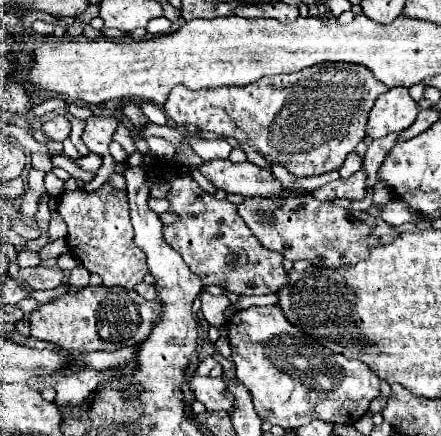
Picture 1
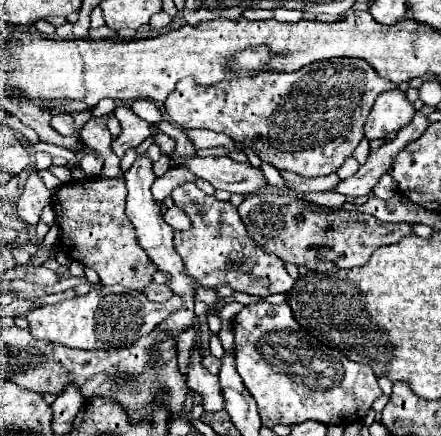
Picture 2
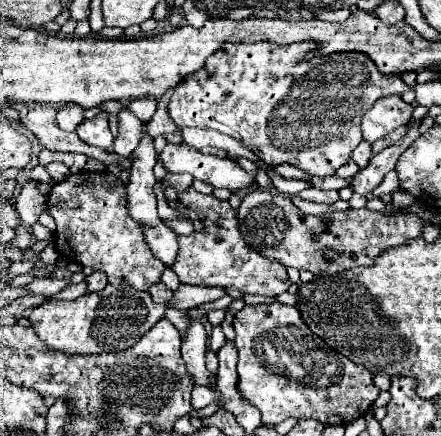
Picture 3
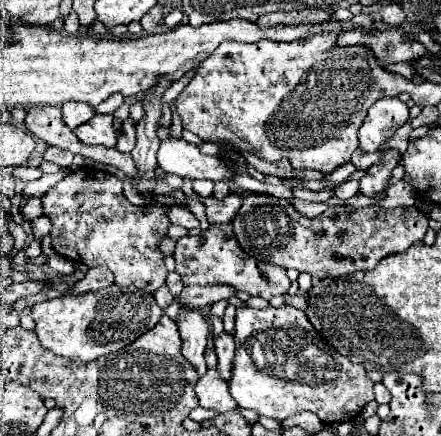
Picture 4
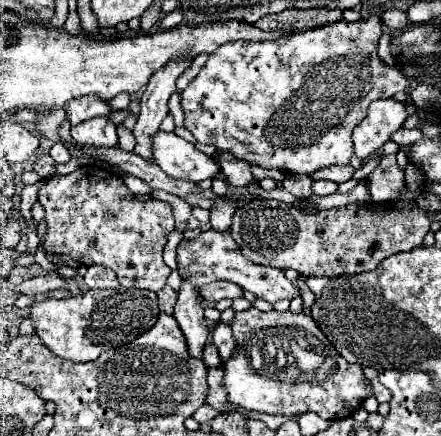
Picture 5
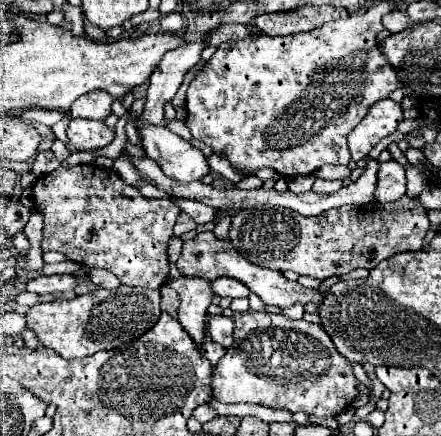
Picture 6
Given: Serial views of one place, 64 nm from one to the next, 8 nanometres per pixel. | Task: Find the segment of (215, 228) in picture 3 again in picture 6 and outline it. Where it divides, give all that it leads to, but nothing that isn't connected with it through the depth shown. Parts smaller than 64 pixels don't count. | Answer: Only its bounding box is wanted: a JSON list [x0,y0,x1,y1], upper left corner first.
[176,232,338,308]

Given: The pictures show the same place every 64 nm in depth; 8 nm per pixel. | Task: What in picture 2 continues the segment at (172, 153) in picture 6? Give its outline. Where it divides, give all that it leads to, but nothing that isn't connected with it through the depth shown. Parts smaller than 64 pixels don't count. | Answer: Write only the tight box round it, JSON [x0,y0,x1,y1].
[178,158,268,194]

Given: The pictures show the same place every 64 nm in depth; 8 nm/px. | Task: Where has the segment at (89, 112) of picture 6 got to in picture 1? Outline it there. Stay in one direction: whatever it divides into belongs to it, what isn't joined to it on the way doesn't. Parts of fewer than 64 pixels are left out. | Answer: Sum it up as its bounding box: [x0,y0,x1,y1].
[42,116,70,142]

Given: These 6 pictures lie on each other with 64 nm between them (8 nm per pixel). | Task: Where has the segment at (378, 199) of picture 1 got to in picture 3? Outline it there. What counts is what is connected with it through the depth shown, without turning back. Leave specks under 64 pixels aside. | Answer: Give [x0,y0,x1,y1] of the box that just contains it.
[372,170,398,196]

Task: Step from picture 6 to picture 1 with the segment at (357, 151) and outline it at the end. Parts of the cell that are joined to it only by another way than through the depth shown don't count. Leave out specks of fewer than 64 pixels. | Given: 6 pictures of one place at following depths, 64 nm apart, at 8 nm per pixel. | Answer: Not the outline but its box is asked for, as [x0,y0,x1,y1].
[366,86,420,138]

